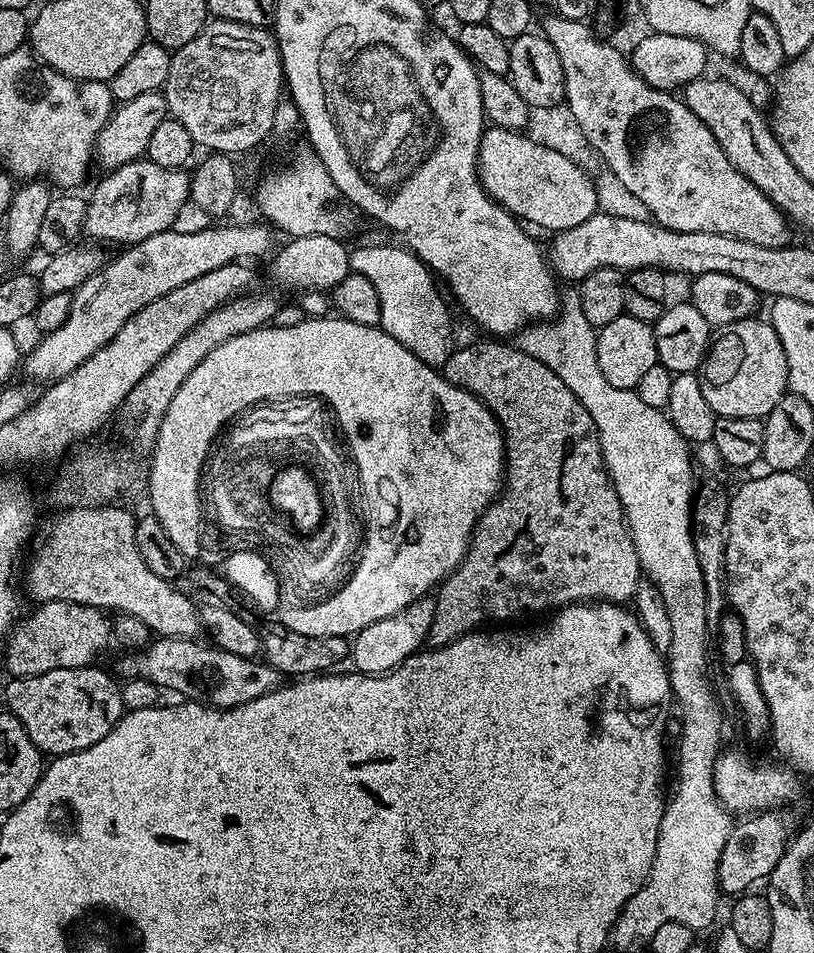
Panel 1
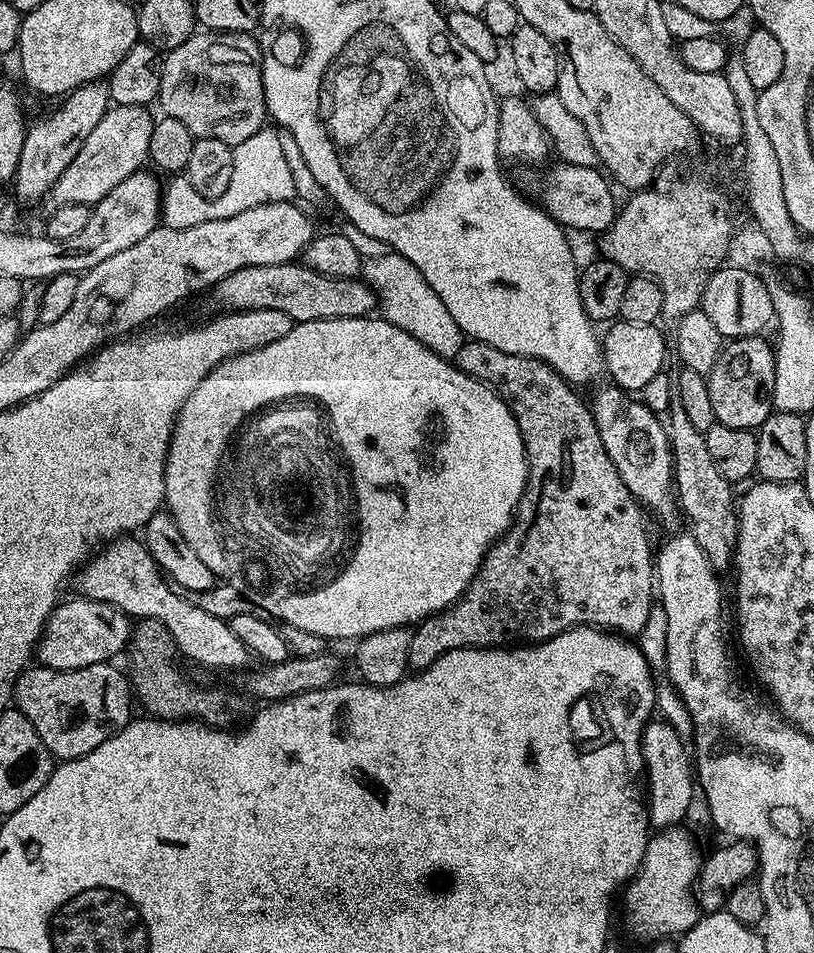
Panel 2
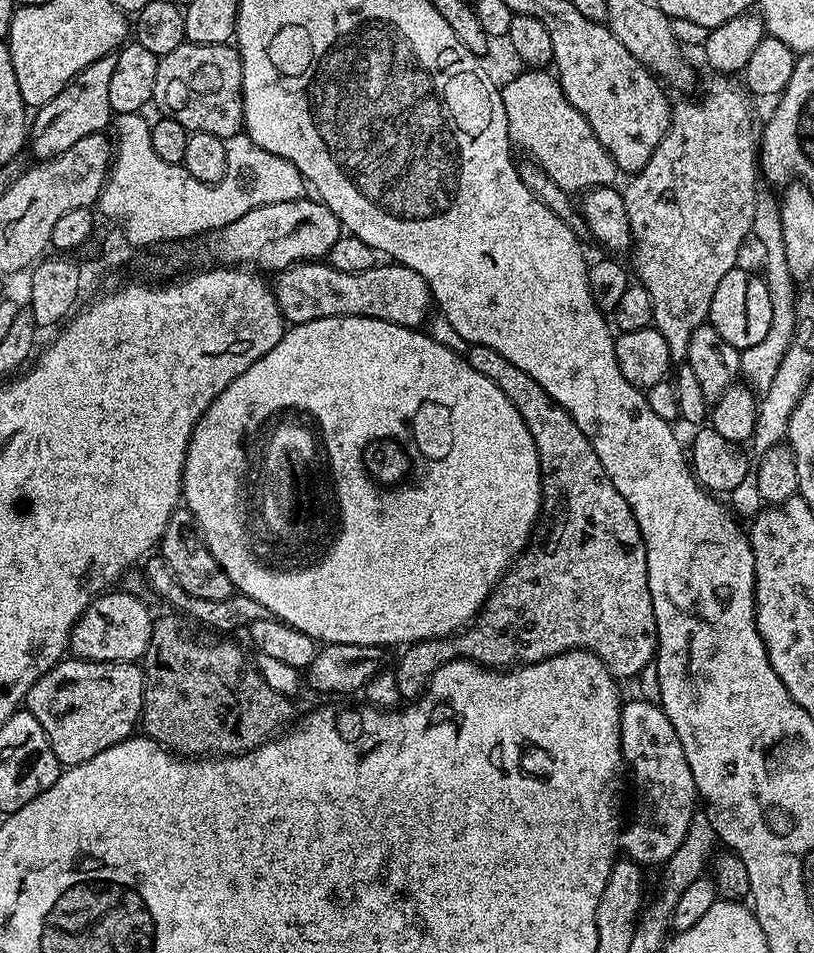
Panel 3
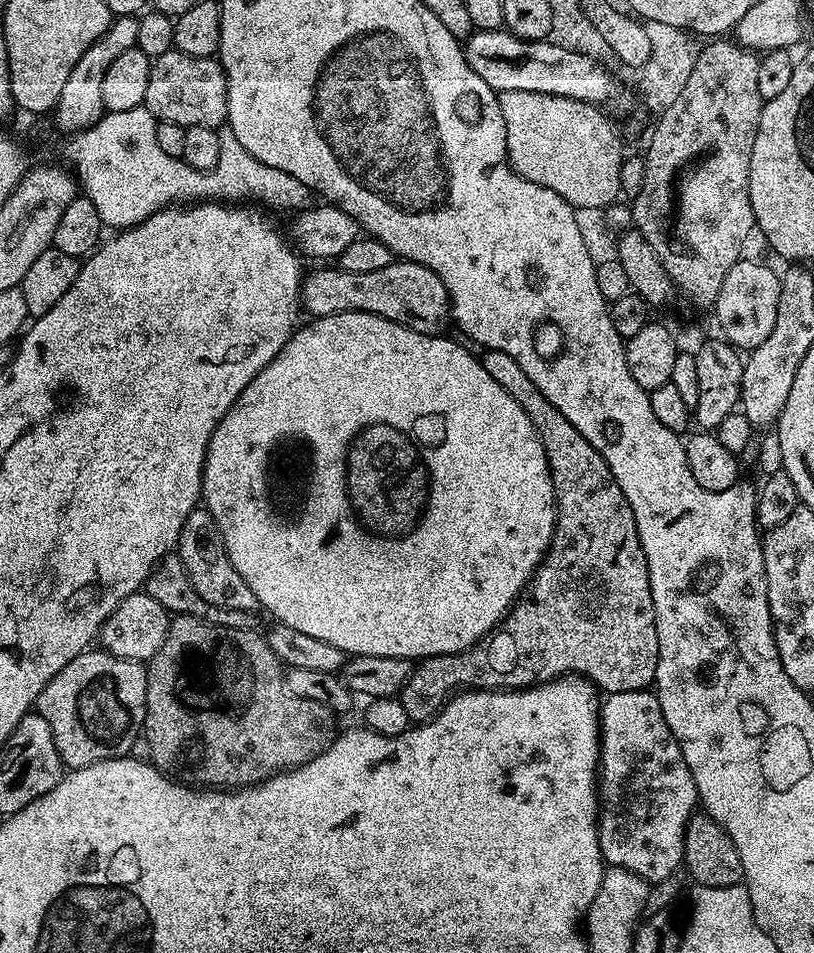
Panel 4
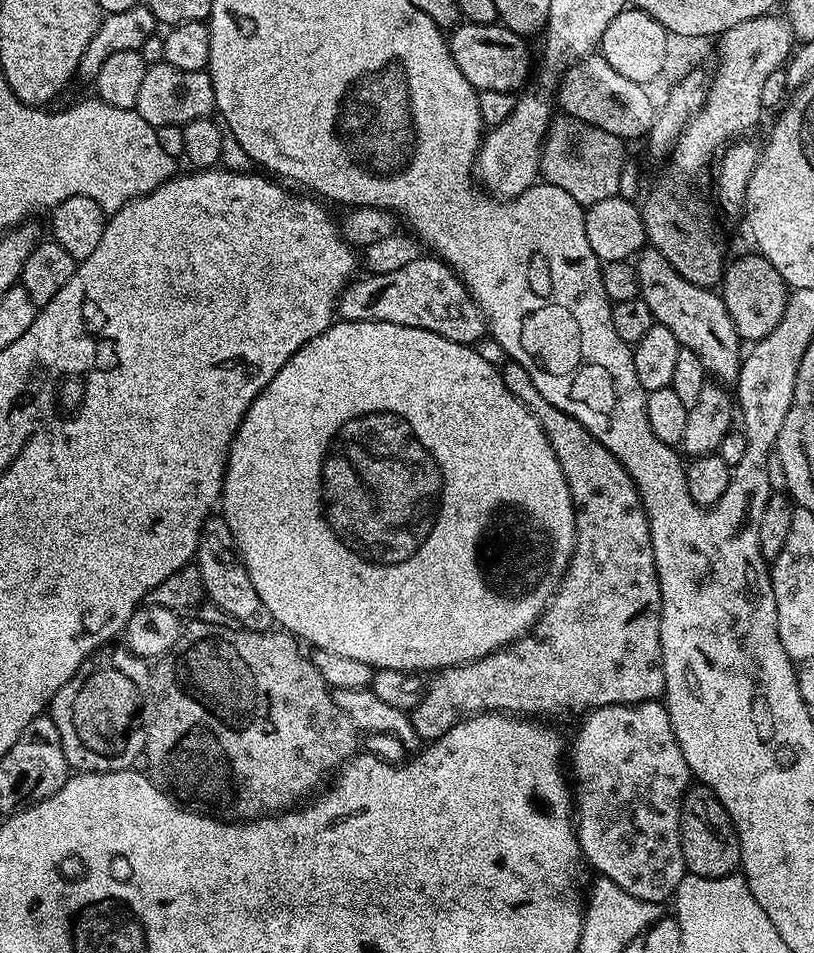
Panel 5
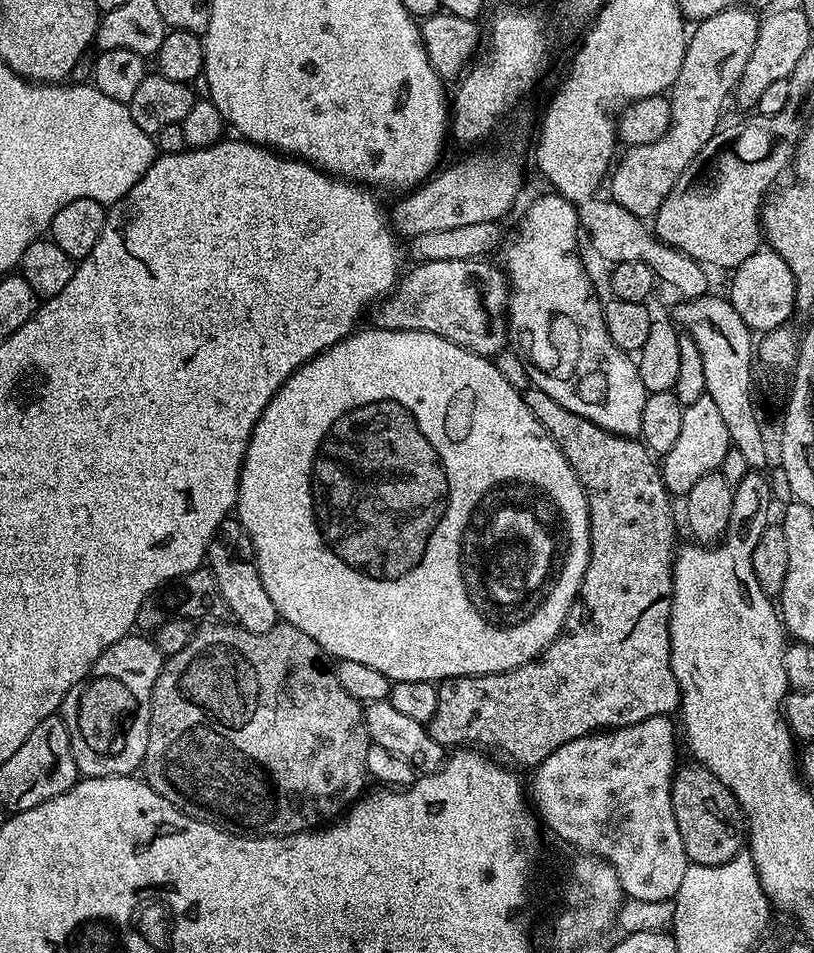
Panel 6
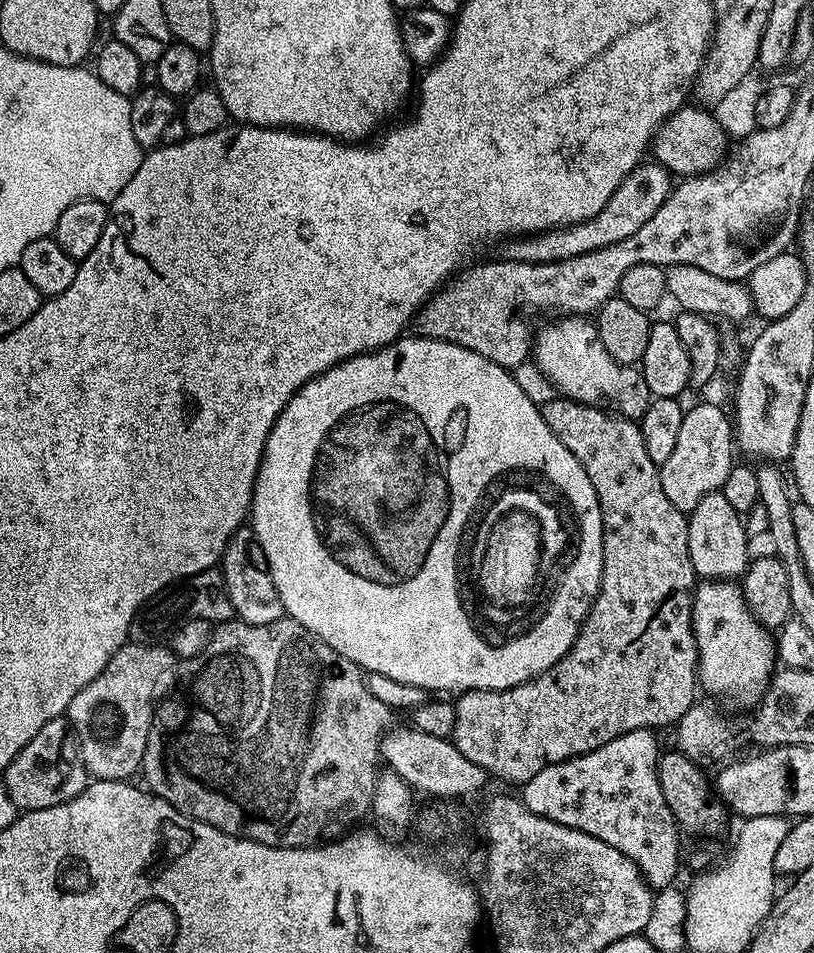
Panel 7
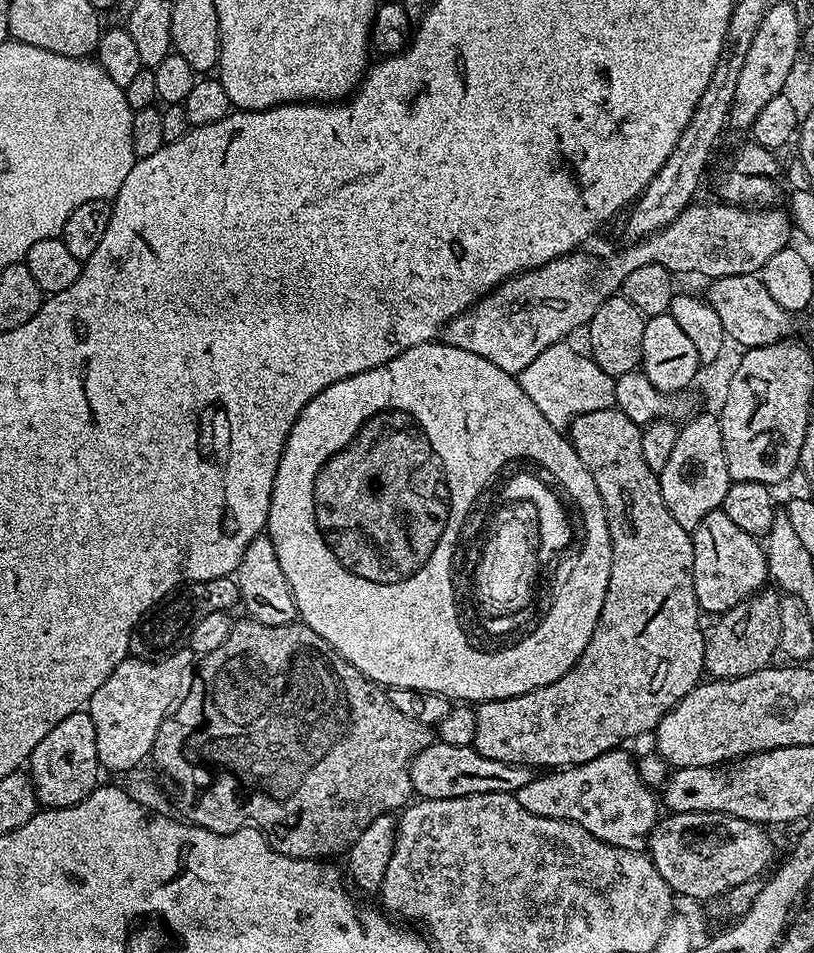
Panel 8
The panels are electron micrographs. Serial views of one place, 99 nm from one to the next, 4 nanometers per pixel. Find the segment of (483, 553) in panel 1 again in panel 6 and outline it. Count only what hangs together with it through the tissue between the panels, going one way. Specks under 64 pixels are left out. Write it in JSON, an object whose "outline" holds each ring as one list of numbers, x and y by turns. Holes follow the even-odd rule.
{"outline":[[535,386,523,389,522,395,526,406,530,406,534,418,538,418,540,425,548,431,550,438,558,446,558,450,562,450,566,462,570,462,570,466,586,494,588,517,590,518,590,538,592,539,590,562,586,566,580,595,572,604,572,608,568,612,568,620,564,624,564,631,556,635,556,641,550,646,546,646,546,650,530,662,509,672,482,674,481,676,459,676,439,681,438,710,434,710,434,718,426,727,430,738,434,738,434,742,443,744,445,749,452,750,457,746,472,745,480,750,497,748,498,751,504,752,505,758,503,757,503,759,509,765,521,764,522,767,528,768,527,770,532,770,537,764,541,764,547,756,554,754,554,750,558,750,558,746,566,746,566,742,570,742,574,738,589,736,591,732,630,726,634,722,642,722,646,718,654,718,655,716,671,717,679,709,680,687,674,678,674,670,672,669,670,630,668,629,670,626,670,606,672,605,672,561,678,551,678,543,676,544,676,520,672,517,671,502,673,503,673,501,670,499,668,489,664,487,664,480,660,477,660,464,639,439,631,436,619,436,606,431,602,426,590,422,590,418,582,418,582,414,574,414,574,410,566,410,566,406,558,406,558,402,554,402,554,398,550,398,550,394,538,390]]}

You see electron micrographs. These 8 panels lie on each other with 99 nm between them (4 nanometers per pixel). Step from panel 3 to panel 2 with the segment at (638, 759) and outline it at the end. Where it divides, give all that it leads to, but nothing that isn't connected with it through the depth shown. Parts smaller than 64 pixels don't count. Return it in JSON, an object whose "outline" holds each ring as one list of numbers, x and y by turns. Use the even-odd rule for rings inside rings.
{"outline":[[659,718,649,720,640,736,646,773,648,822,653,829,670,828,679,825,685,819,694,781,694,764,690,759,690,748,686,740,685,744,683,738,676,733,674,725,667,724]]}

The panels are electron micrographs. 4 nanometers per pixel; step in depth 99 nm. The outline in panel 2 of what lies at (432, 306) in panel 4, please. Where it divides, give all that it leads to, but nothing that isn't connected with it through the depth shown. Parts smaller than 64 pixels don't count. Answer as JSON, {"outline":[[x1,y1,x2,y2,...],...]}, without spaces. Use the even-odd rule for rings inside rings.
{"outline":[[303,262,280,265,246,266,222,278,211,289,212,300,217,309,245,312,246,310,278,310,297,324,315,320,358,318,375,313,378,299,371,285,357,278,330,278,318,274]]}

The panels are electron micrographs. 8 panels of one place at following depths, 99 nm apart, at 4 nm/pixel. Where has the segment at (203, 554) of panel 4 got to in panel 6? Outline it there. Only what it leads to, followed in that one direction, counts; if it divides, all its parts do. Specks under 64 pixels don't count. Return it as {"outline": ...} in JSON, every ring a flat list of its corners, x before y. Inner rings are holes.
{"outline":[[225,520,210,542,206,566,214,574,214,582,218,582,218,590,226,602,231,619,247,632,266,634,266,630,270,630,278,622,278,613,274,602,270,602,270,594,266,594,266,586,262,586,262,578,255,563,251,559,243,560,240,557,240,540,242,544,239,520]]}

